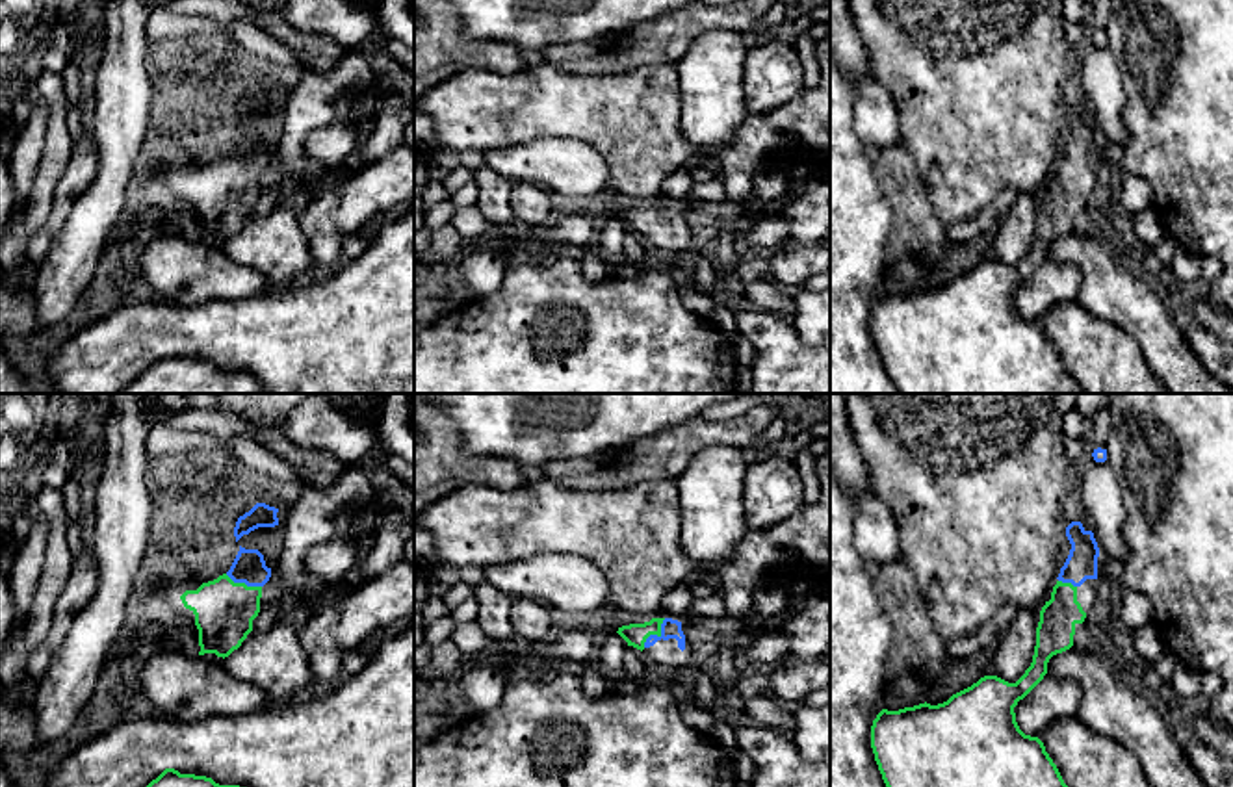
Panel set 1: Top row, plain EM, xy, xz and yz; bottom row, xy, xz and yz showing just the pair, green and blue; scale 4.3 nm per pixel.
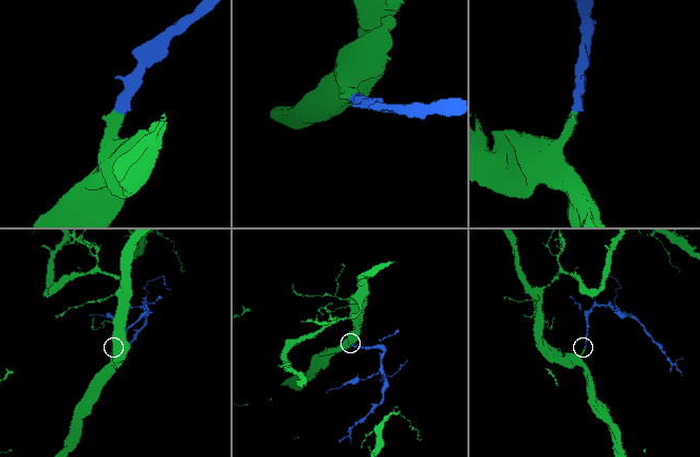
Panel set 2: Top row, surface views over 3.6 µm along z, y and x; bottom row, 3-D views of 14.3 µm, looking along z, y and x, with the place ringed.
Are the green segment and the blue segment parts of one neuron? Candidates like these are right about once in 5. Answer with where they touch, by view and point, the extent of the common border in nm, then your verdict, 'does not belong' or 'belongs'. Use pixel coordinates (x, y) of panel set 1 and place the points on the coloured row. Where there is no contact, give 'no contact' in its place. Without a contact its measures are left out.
contact xz (656, 633); length 160 nm; belongs

